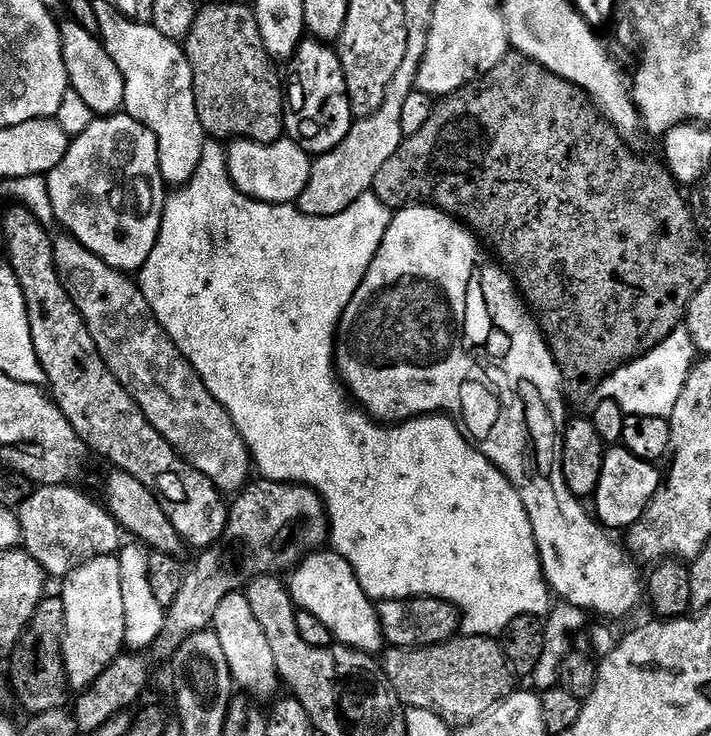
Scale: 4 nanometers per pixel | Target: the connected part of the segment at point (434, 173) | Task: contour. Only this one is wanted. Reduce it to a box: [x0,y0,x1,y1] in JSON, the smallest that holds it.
[371,56,690,401]

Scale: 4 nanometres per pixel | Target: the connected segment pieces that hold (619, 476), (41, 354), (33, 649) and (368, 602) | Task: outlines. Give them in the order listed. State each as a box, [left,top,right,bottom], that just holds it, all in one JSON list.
[[594,446,662,530],[4,206,230,550],[10,595,68,714],[290,552,385,654]]

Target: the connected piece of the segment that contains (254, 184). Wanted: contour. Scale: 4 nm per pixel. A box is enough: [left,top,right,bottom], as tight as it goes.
[227,138,312,204]

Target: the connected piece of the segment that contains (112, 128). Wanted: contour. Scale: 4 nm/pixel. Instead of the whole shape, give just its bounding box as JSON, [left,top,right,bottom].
[46,114,166,274]

